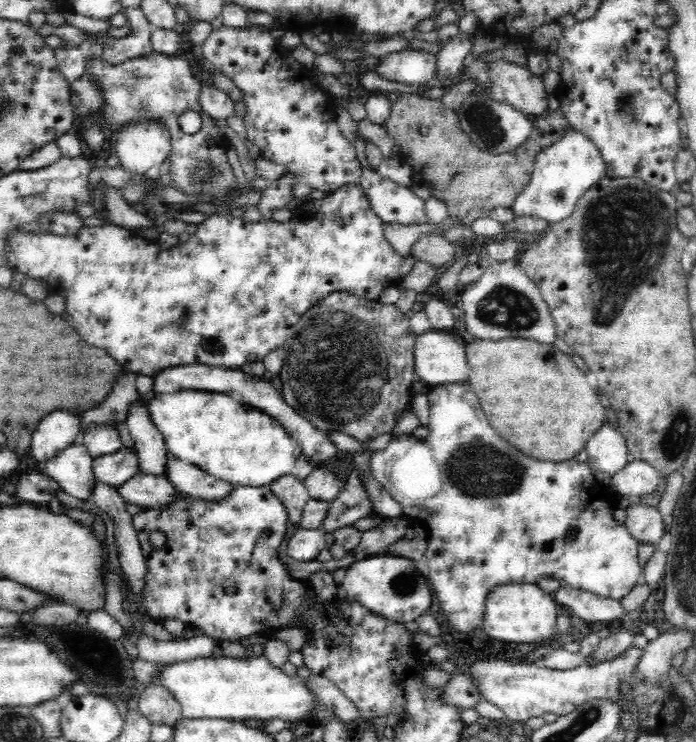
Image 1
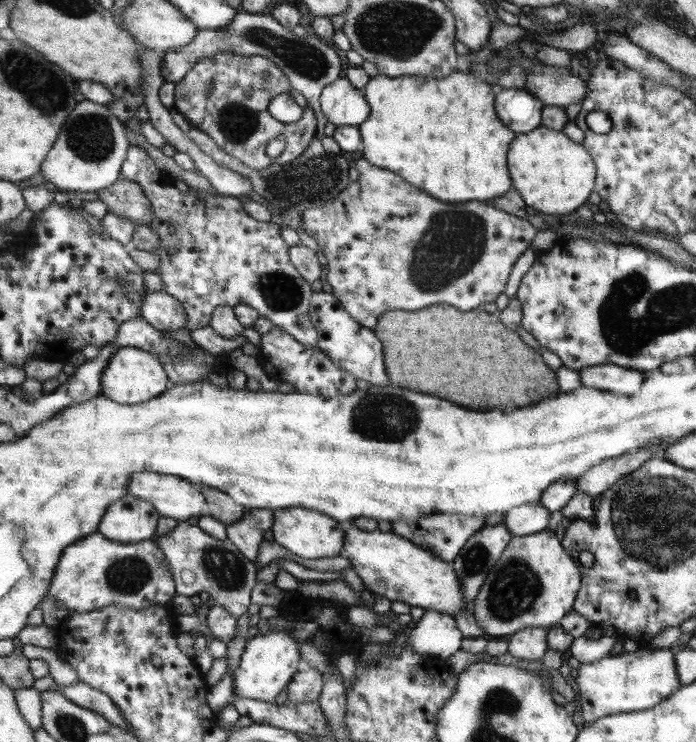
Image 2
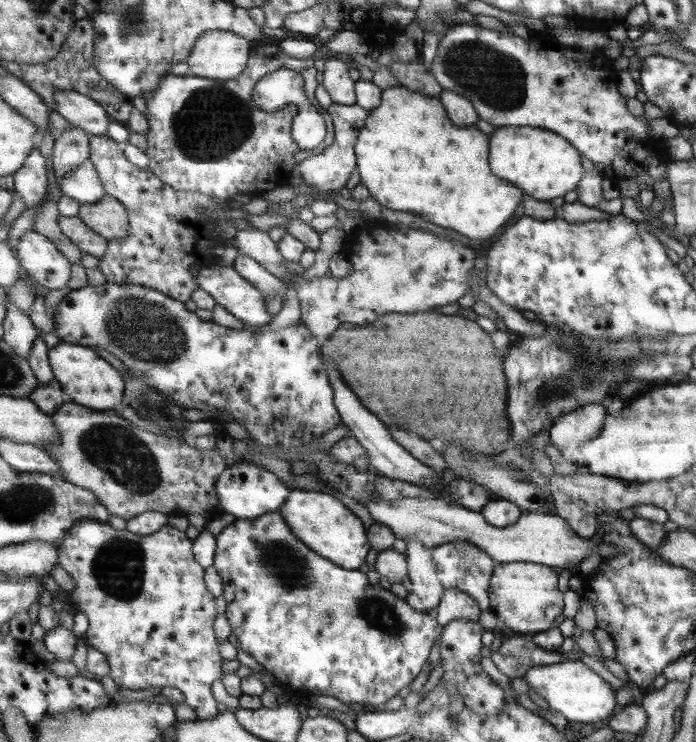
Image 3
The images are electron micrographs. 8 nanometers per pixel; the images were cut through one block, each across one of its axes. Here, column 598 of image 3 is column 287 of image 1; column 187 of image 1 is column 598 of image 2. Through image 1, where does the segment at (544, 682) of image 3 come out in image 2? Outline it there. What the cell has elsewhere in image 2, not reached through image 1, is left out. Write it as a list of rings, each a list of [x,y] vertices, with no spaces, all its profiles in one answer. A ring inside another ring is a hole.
[[[637,648],[633,652],[607,655],[587,664],[579,664],[575,677],[581,711],[581,723],[597,721],[601,716],[617,712],[645,710],[670,697],[680,690],[675,659],[670,649],[651,650]]]

